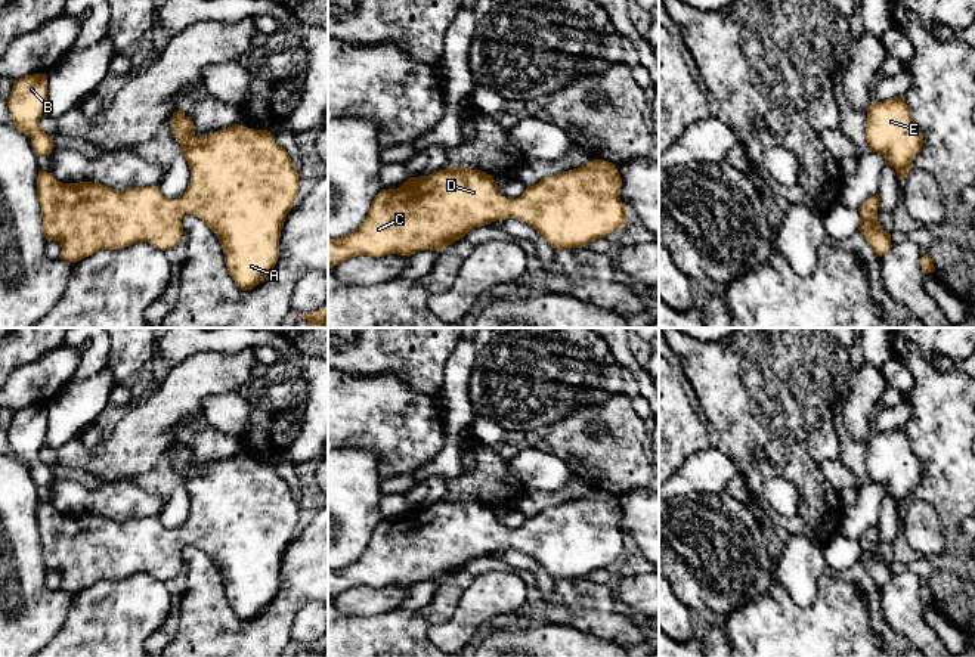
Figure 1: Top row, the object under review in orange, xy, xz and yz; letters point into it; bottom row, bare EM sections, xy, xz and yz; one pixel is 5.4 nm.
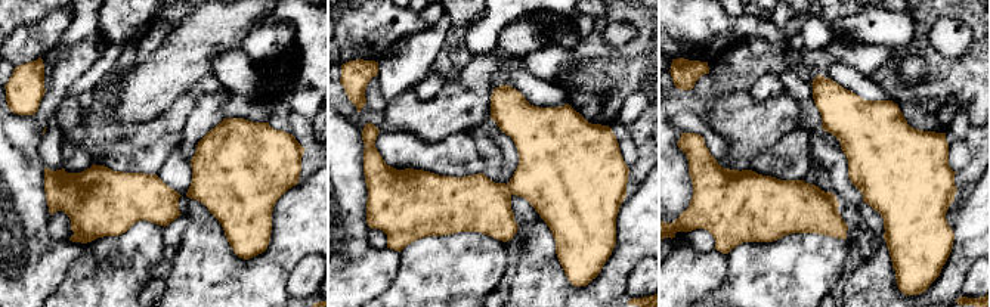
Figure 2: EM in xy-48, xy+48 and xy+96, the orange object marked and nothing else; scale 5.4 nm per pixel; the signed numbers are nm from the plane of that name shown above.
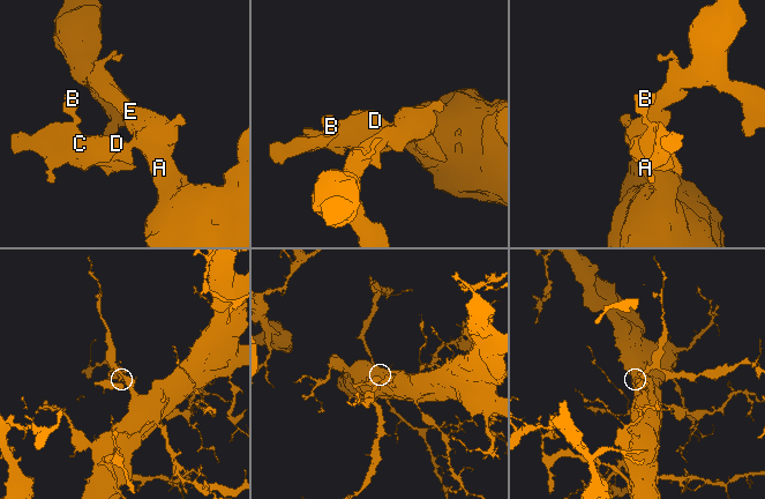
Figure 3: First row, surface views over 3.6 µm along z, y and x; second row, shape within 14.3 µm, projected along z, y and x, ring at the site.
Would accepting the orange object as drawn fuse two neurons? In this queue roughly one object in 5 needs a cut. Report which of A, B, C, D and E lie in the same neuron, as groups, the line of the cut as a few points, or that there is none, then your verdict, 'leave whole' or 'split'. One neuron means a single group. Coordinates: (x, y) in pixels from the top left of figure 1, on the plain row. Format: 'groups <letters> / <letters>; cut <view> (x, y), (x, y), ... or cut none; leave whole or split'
groups A B C D E; cut none; leave whole

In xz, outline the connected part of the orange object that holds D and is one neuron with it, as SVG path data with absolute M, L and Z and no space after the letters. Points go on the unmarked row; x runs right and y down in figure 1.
M598 489L579 499L545 508L513 532L499 524L493 506L480 501L449 498L428 506L409 508L397 520L383 520L353 564L328 568L328 599L356 586L411 588L425 580L442 583L471 560L507 548L530 555L552 579L582 579L626 555L626 539L619 529L620 517L616 495Z

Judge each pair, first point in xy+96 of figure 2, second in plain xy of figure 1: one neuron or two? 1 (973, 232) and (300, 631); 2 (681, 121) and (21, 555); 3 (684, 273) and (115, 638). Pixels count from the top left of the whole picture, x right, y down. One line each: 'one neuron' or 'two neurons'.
1: two neurons
2: two neurons
3: two neurons

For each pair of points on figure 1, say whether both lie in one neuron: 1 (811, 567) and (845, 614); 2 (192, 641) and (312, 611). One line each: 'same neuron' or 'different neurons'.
1: different neurons
2: different neurons

